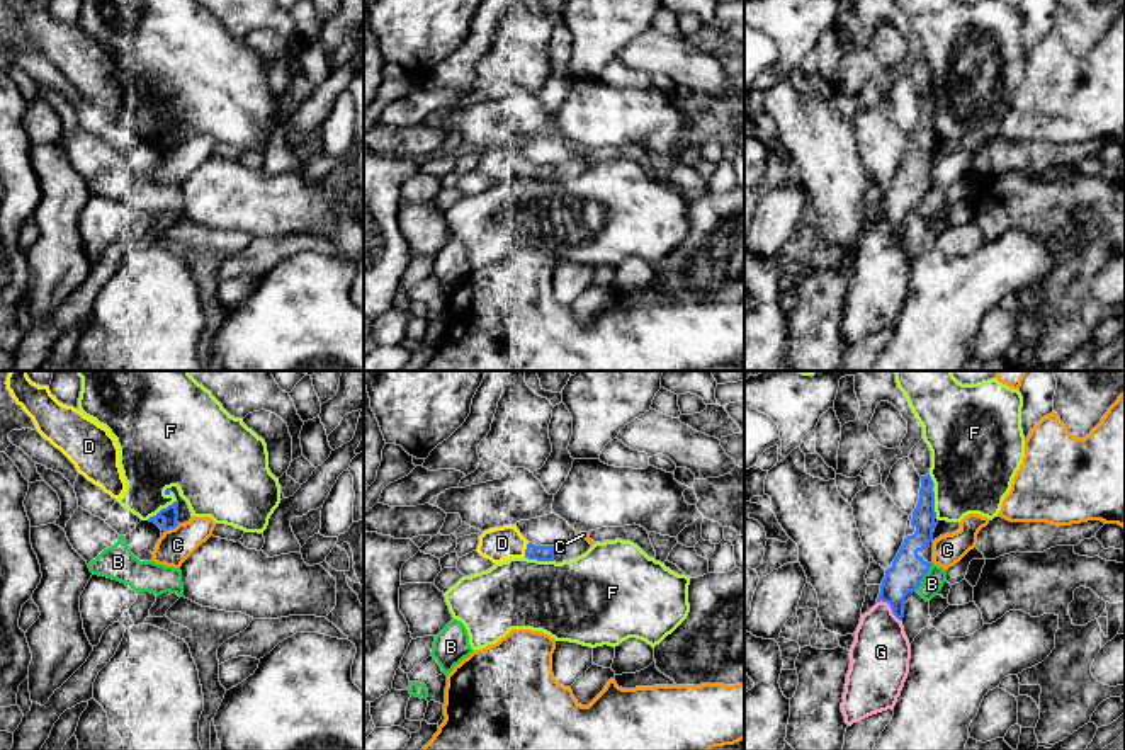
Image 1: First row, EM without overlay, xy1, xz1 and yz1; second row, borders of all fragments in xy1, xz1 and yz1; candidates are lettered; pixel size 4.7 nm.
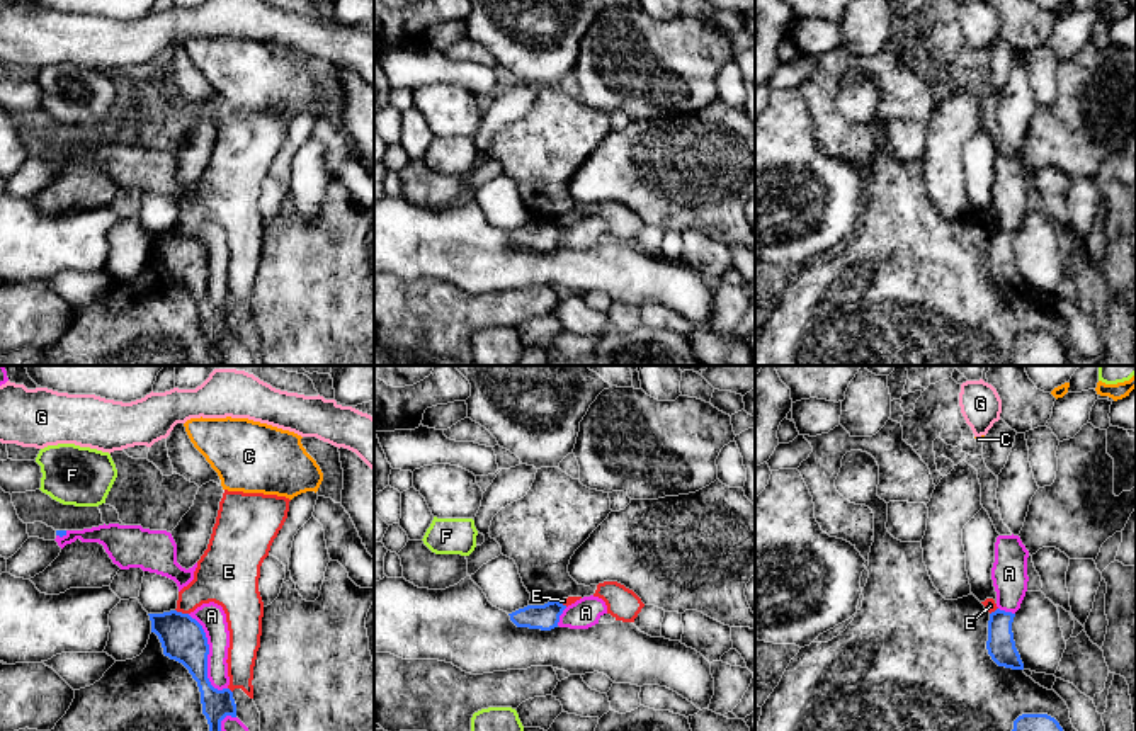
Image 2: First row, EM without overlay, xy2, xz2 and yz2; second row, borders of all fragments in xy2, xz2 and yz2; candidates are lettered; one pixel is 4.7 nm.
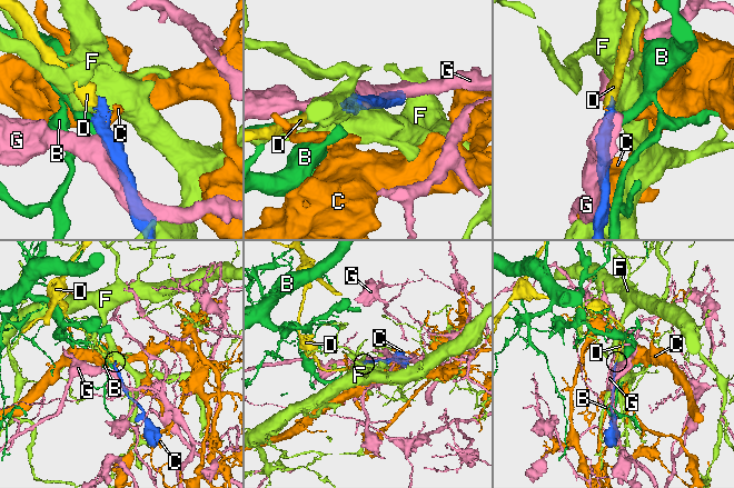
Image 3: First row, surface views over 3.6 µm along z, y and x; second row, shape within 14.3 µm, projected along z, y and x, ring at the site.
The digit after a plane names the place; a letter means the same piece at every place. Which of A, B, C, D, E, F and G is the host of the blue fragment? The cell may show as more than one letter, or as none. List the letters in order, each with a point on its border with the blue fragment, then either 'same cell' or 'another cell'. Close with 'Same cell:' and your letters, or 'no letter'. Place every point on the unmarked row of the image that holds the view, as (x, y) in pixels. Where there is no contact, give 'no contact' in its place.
A: xy2 (206, 276) | another cell
B: yz1 (925, 194) | another cell
C: xy1 (172, 147) | another cell
D: xz1 (525, 169) | same cell
E: xy2 (181, 232) | another cell
F: yz1 (933, 123) | another cell
G: yz1 (891, 227) | another cell
Same cell: D

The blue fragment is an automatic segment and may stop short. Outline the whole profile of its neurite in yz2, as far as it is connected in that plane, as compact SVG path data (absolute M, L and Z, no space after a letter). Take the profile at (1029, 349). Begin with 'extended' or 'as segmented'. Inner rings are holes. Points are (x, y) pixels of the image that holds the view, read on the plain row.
as segmented; M1022 333L1014 340L1012 366L1066 366L1066 354L1048 333Z

